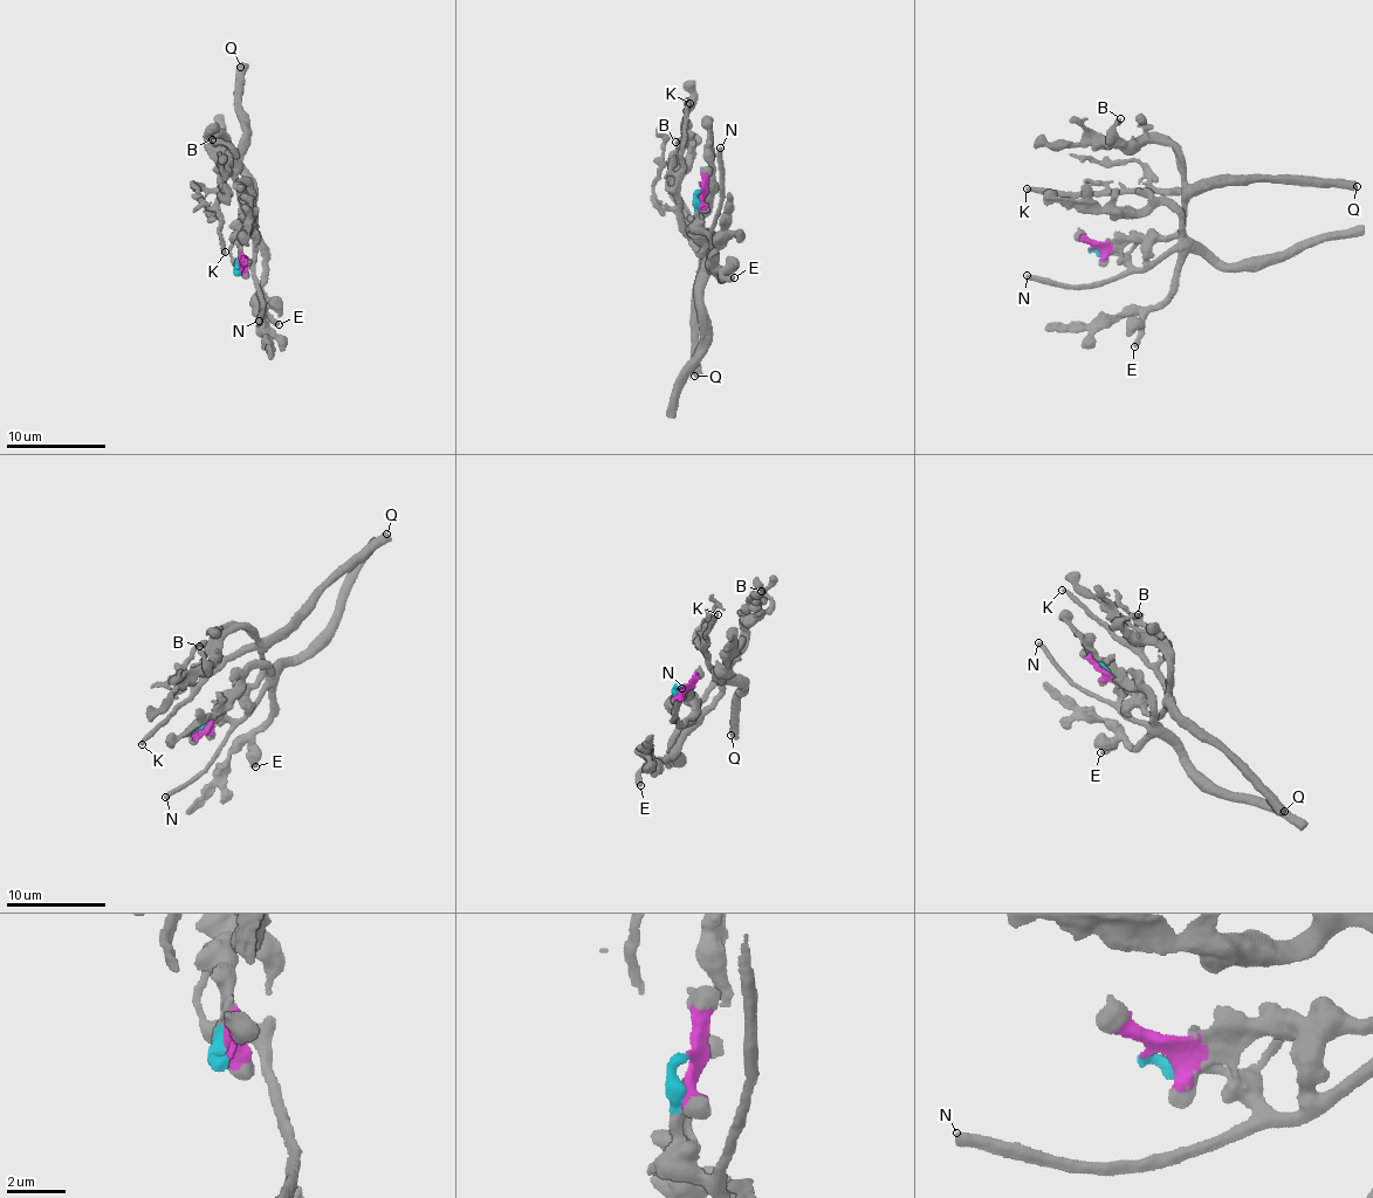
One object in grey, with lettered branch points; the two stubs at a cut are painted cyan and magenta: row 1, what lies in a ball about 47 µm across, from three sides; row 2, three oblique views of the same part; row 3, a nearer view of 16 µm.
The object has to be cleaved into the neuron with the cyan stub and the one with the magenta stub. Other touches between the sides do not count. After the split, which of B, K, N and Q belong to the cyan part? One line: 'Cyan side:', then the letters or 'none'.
Cyan side: N

